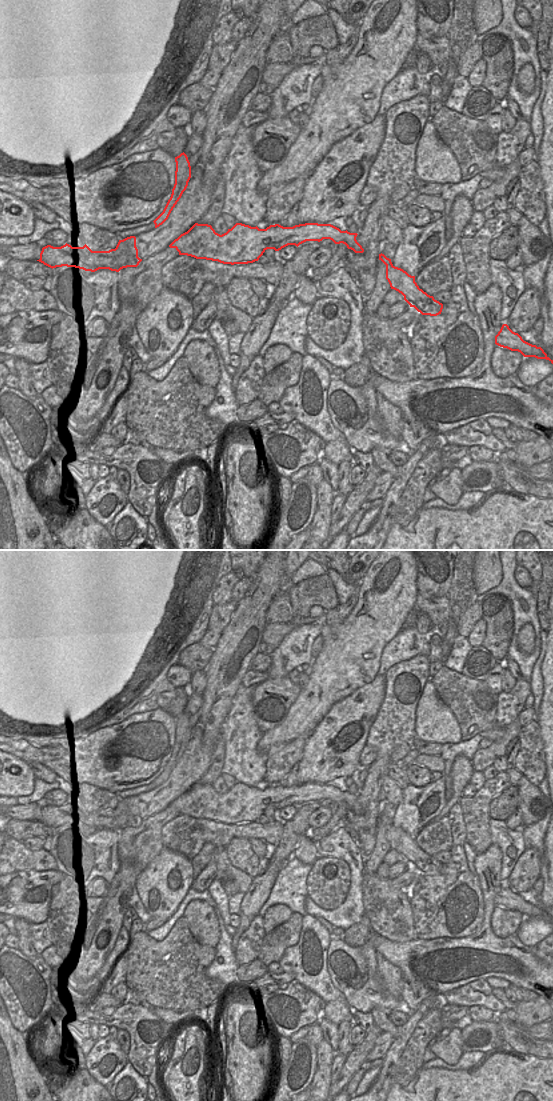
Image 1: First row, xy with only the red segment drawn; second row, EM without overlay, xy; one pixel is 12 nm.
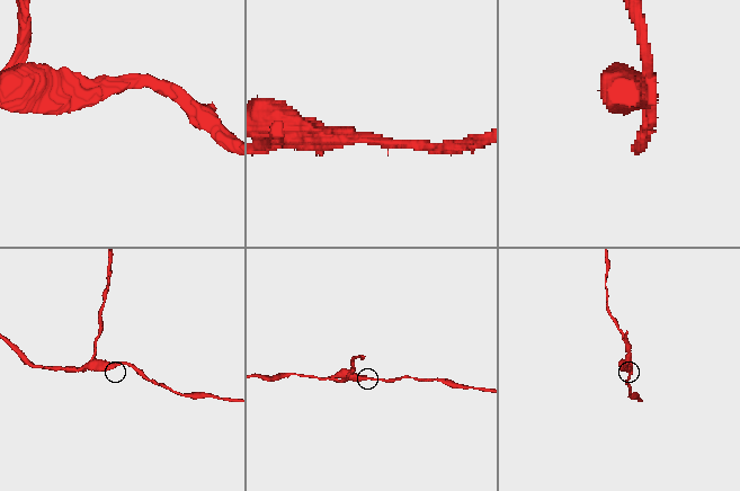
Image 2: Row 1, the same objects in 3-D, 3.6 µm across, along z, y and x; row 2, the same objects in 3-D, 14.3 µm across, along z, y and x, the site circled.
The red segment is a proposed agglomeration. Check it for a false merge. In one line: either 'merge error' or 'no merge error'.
merge error

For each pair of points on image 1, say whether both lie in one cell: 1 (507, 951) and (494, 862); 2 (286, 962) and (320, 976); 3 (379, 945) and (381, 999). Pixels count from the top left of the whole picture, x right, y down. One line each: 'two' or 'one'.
1: one
2: one
3: two

